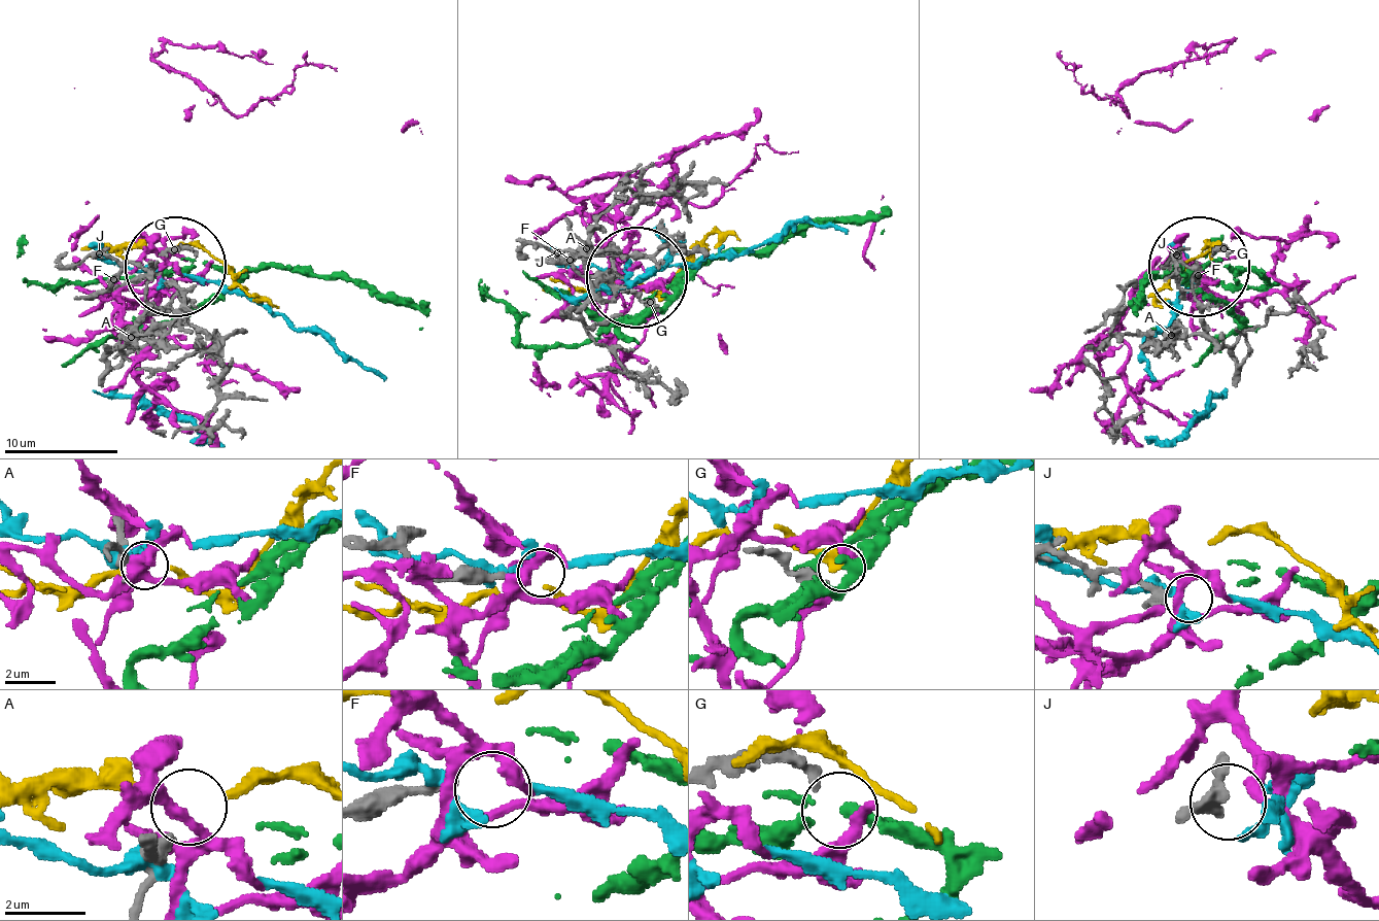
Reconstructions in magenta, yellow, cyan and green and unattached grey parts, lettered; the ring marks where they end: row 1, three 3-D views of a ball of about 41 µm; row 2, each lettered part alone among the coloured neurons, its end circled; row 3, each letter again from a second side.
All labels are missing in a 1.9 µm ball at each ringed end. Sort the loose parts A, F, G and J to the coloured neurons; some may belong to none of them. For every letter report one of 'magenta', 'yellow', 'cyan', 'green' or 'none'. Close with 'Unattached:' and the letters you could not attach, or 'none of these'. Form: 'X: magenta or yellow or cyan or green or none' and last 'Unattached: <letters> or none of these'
A: yellow
F: magenta
G: green
J: none
Unattached: J

